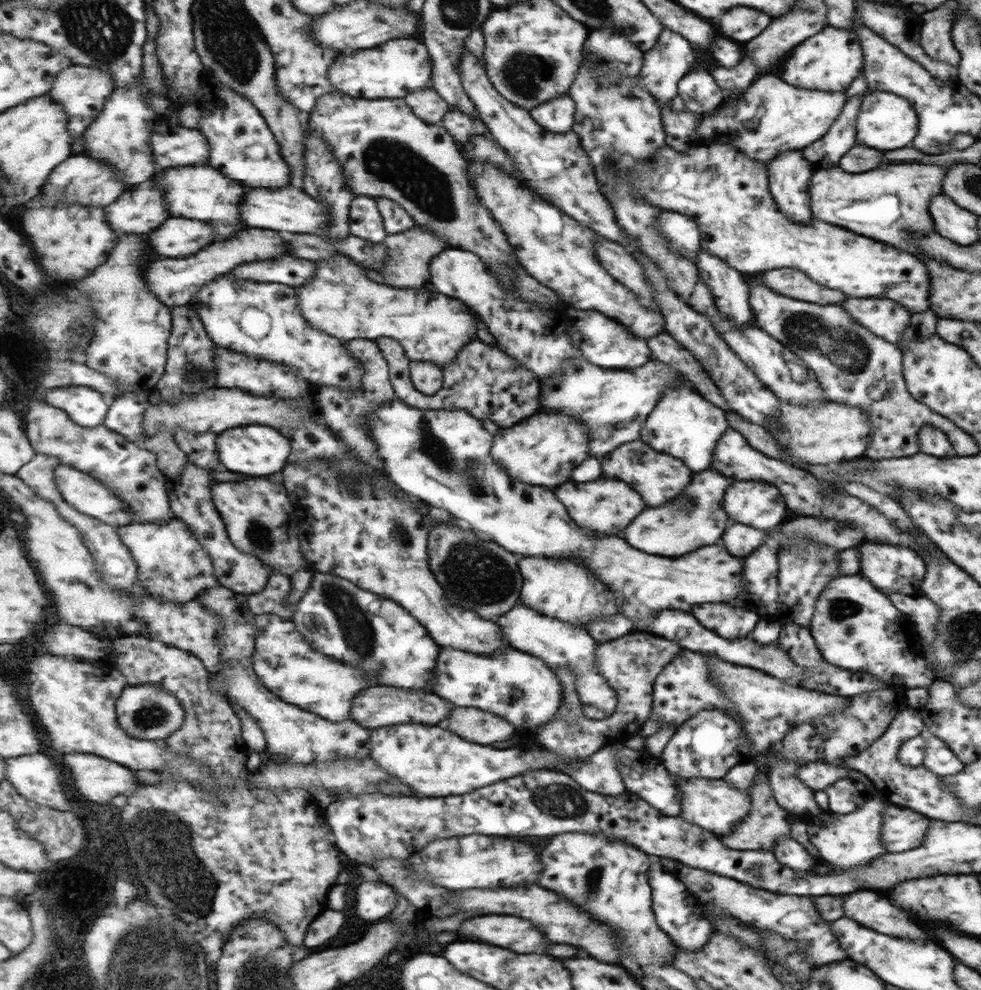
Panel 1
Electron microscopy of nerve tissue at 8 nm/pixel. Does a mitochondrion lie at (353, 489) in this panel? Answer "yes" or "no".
yes

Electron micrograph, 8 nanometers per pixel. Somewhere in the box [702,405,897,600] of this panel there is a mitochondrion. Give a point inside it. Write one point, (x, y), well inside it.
(818, 559)

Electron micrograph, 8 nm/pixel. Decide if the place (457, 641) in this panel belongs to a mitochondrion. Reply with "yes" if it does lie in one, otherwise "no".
no

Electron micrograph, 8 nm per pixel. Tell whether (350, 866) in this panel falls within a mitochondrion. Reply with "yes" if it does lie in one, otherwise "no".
no

